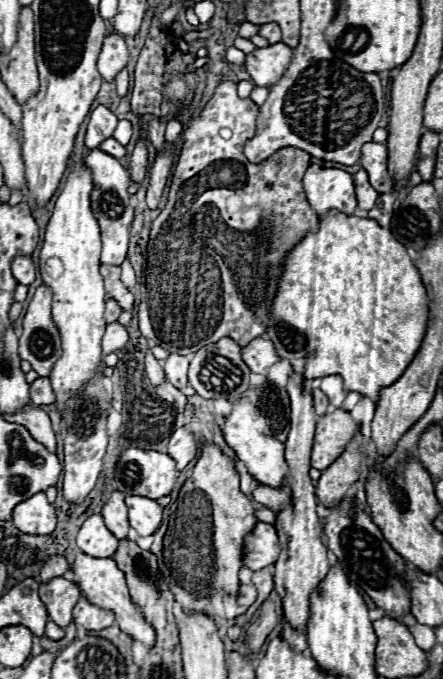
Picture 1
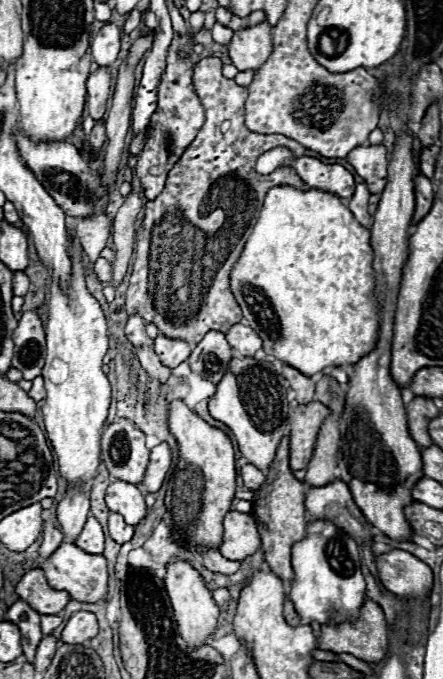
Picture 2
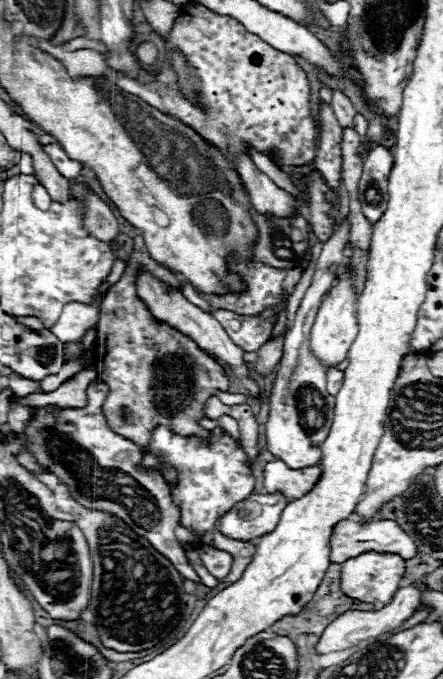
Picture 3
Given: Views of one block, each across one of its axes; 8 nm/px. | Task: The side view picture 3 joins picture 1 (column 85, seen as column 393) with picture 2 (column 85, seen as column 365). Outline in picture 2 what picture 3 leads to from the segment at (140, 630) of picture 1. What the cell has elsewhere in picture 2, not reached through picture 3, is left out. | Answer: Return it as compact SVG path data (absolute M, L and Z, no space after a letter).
M62 542L54 550L54 554L44 560L44 564L40 568L42 568L44 576L46 576L46 582L54 590L66 590L72 600L78 600L78 602L106 600L106 592L108 592L108 570L106 570L106 558L102 554L86 554L78 546L68 544L68 542Z

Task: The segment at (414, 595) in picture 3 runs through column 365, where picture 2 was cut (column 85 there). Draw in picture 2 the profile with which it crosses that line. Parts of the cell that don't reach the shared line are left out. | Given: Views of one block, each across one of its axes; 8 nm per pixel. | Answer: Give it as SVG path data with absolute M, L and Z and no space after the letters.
M76 612L70 616L62 630L62 642L64 644L84 644L86 640L92 640L98 634L98 622L92 612Z

